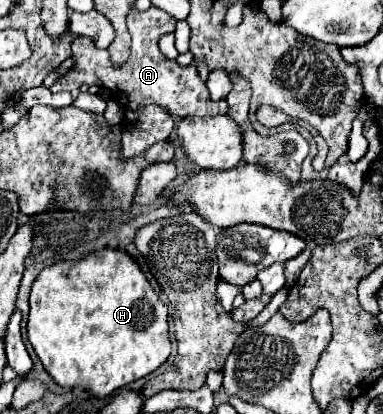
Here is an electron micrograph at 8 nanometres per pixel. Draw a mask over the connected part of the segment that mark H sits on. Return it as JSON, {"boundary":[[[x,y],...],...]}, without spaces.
{"boundary":[[[103,247],[79,261],[61,261],[45,267],[31,287],[29,297],[29,341],[45,371],[61,387],[85,387],[95,397],[109,397],[117,389],[133,383],[169,359],[171,339],[167,307],[143,275],[141,267],[125,251]]]}

